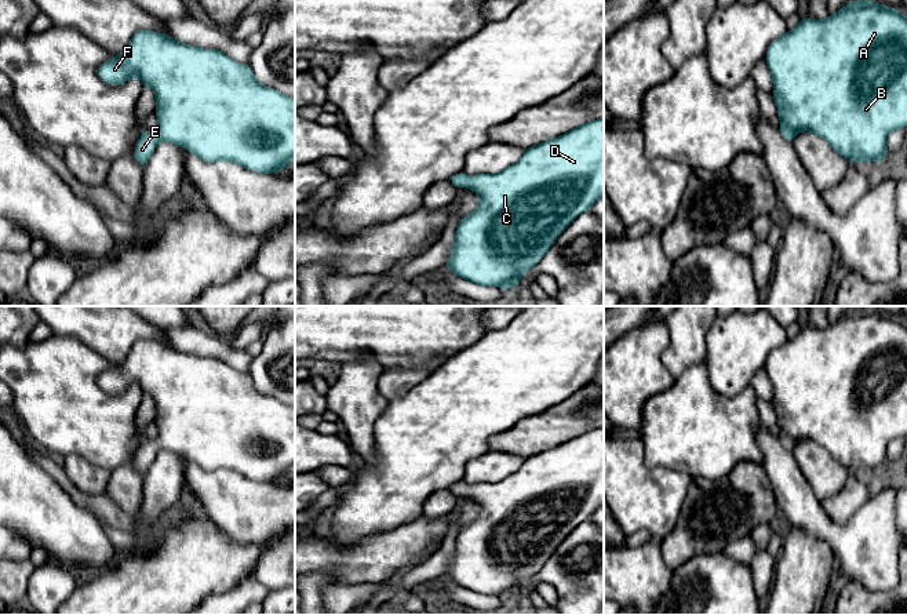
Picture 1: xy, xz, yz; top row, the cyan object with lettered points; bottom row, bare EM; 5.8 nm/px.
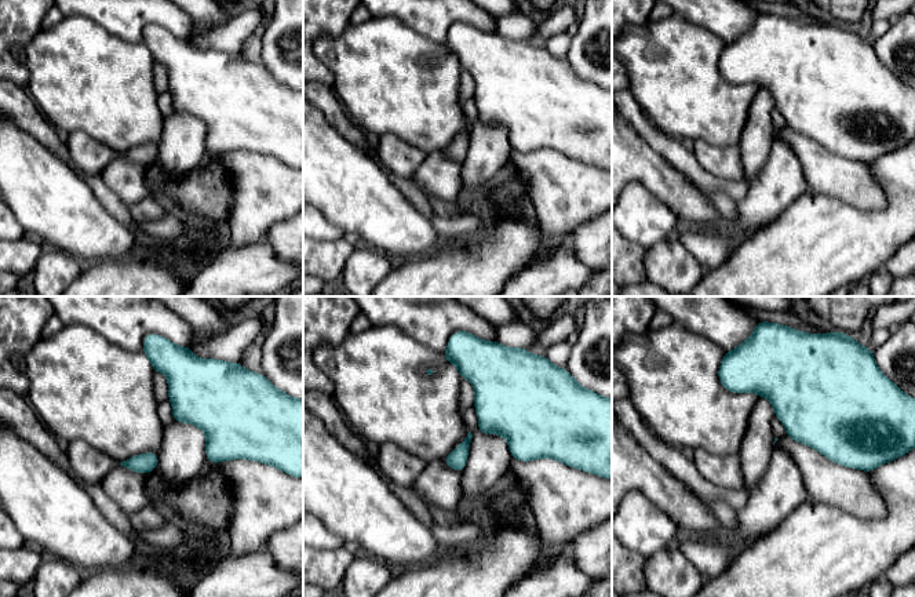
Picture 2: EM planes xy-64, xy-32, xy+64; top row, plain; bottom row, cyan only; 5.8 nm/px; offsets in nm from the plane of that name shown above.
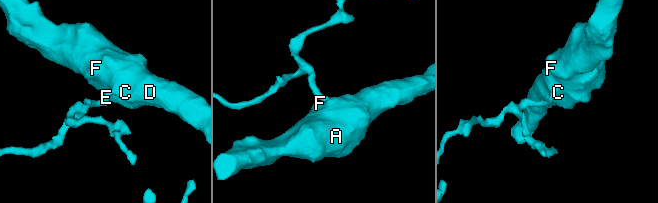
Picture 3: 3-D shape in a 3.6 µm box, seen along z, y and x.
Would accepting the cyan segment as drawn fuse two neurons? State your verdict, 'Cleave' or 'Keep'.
Keep

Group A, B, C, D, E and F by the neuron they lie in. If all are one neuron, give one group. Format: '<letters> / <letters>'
A B C D E F

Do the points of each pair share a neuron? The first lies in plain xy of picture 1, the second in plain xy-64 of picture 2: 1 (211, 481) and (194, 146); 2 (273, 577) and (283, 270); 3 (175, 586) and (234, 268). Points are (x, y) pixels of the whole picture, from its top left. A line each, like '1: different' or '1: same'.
1: different
2: different
3: different

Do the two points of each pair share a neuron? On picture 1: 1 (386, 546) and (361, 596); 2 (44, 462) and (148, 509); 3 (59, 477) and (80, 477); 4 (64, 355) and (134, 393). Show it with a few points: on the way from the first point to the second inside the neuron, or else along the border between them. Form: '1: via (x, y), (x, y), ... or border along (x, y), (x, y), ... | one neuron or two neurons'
1: border along (382, 582), (337, 585) | two neurons
2: border along (128, 517), (133, 531) | two neurons
3: border along (61, 466), (65, 475), (82, 491), (94, 495) | two neurons
4: via (76, 374), (102, 400), (115, 400) | one neuron

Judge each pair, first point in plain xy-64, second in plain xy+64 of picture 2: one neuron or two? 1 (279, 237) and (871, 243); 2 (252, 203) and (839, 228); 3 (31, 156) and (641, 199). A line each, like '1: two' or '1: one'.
1: two
2: two
3: two

